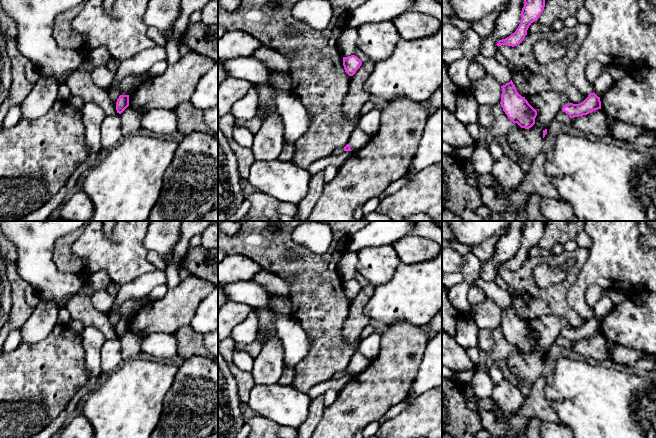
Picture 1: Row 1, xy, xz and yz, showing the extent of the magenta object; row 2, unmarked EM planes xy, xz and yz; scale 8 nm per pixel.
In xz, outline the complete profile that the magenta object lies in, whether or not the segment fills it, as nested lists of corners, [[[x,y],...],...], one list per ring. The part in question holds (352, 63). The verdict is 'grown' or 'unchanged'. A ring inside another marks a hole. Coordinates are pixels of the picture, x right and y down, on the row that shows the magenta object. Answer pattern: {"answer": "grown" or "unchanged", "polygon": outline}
{"answer": "unchanged", "polygon": [[[355,55],[343,57],[343,66],[344,66],[345,72],[349,76],[353,76],[356,73],[356,71],[360,68],[361,65],[362,65],[362,62]]]}

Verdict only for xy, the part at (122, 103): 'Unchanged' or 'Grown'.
Unchanged

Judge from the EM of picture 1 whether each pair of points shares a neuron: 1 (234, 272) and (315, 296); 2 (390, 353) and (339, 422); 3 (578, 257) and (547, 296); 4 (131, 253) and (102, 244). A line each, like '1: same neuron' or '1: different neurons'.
1: different neurons
2: same neuron
3: same neuron
4: same neuron

